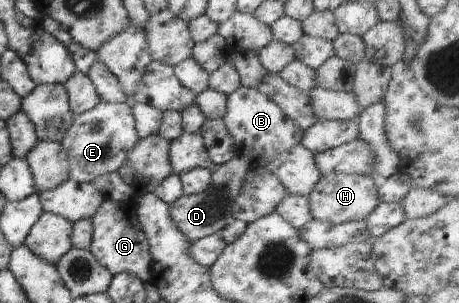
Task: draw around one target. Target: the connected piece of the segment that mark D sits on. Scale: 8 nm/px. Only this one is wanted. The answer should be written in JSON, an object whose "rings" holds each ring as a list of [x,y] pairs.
{"rings":[[[238,153],[231,161],[212,169],[211,183],[205,191],[200,191],[196,195],[183,195],[177,201],[167,204],[175,227],[181,231],[181,235],[187,241],[195,242],[203,237],[216,234],[225,225],[233,223],[233,203],[249,175],[250,162],[247,157]]]}

